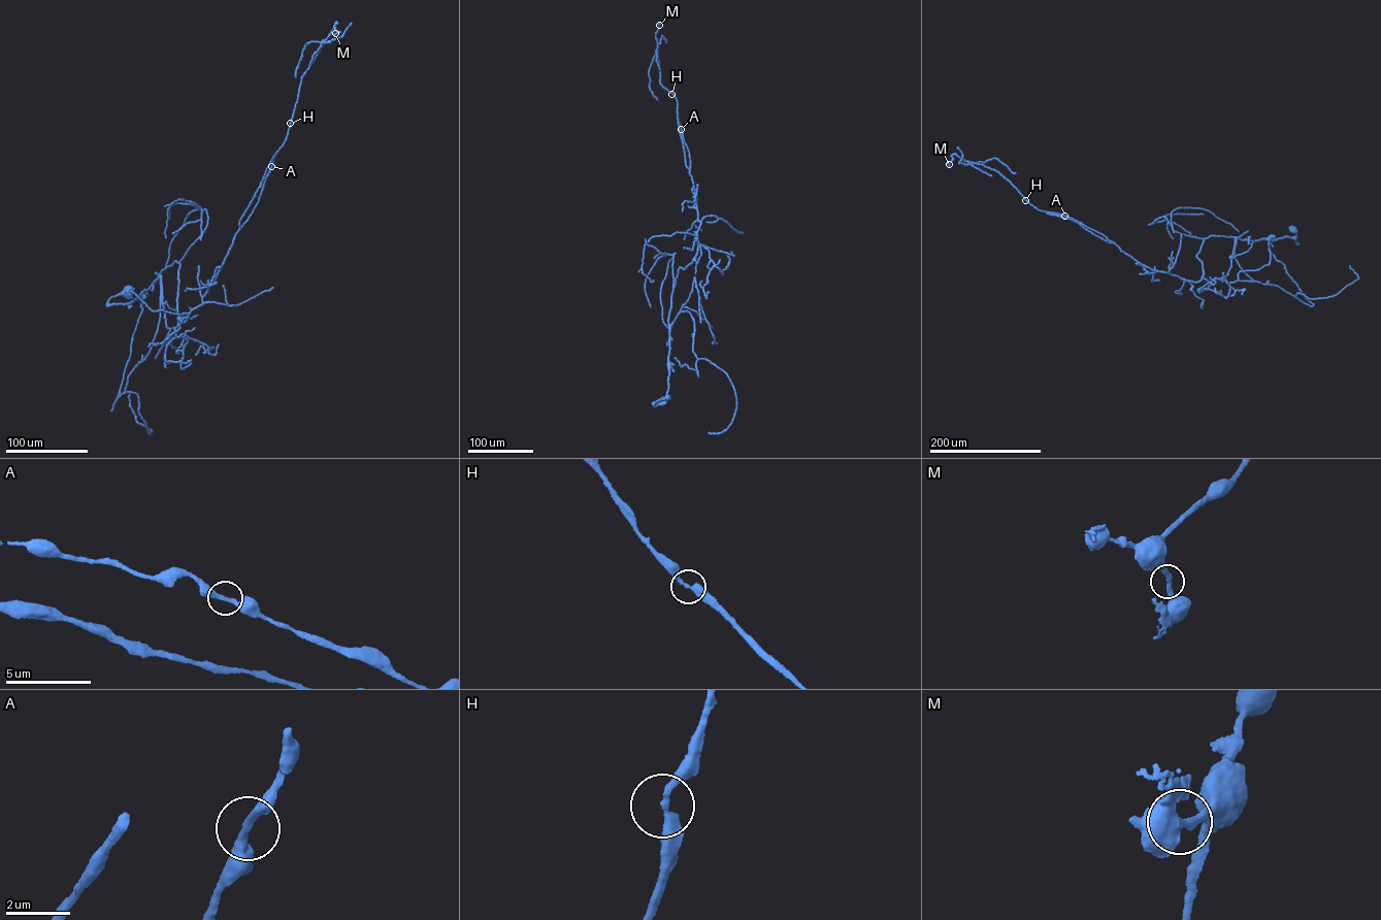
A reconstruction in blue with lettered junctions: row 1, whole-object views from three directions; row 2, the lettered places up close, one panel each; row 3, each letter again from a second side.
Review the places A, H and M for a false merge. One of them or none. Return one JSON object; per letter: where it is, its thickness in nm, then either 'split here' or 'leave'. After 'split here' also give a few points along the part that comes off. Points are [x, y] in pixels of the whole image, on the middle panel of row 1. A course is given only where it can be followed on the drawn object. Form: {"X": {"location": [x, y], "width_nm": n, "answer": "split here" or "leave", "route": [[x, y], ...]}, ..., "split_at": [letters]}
{"A": {"location": [681, 129], "width_nm": 240, "answer": "leave"}, "H": {"location": [671, 94], "width_nm": 280, "answer": "leave"}, "M": {"location": [659, 25], "width_nm": 240, "answer": "leave"}, "split_at": []}

